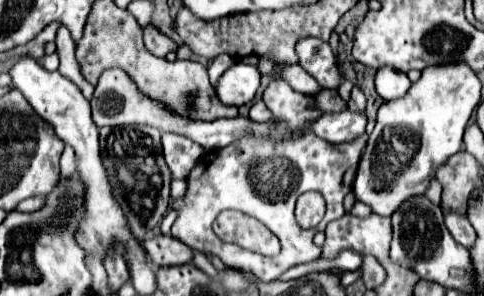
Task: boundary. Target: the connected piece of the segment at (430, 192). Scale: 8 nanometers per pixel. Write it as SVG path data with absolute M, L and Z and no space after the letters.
M432 178L431 182L429 182L429 188L425 190L425 196L427 196L427 198L429 198L431 202L439 206L441 203L441 194L441 184L436 180L436 178Z

